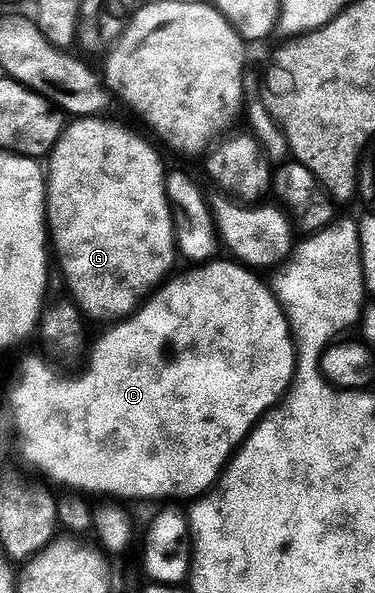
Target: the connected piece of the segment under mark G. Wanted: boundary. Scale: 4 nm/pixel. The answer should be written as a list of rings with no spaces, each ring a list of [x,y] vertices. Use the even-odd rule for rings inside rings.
[[[85,116],[76,118],[65,127],[64,133],[56,148],[50,154],[46,164],[46,179],[48,182],[48,227],[50,240],[54,245],[54,252],[60,255],[60,268],[64,271],[64,280],[68,283],[67,291],[70,293],[80,311],[89,321],[108,320],[107,322],[119,322],[127,320],[139,311],[140,307],[158,288],[161,287],[173,275],[176,260],[178,261],[178,249],[176,247],[176,227],[172,221],[172,207],[168,201],[168,172],[164,168],[164,160],[160,152],[144,136],[139,136],[132,128],[124,124],[115,124],[109,118],[99,116]]]

